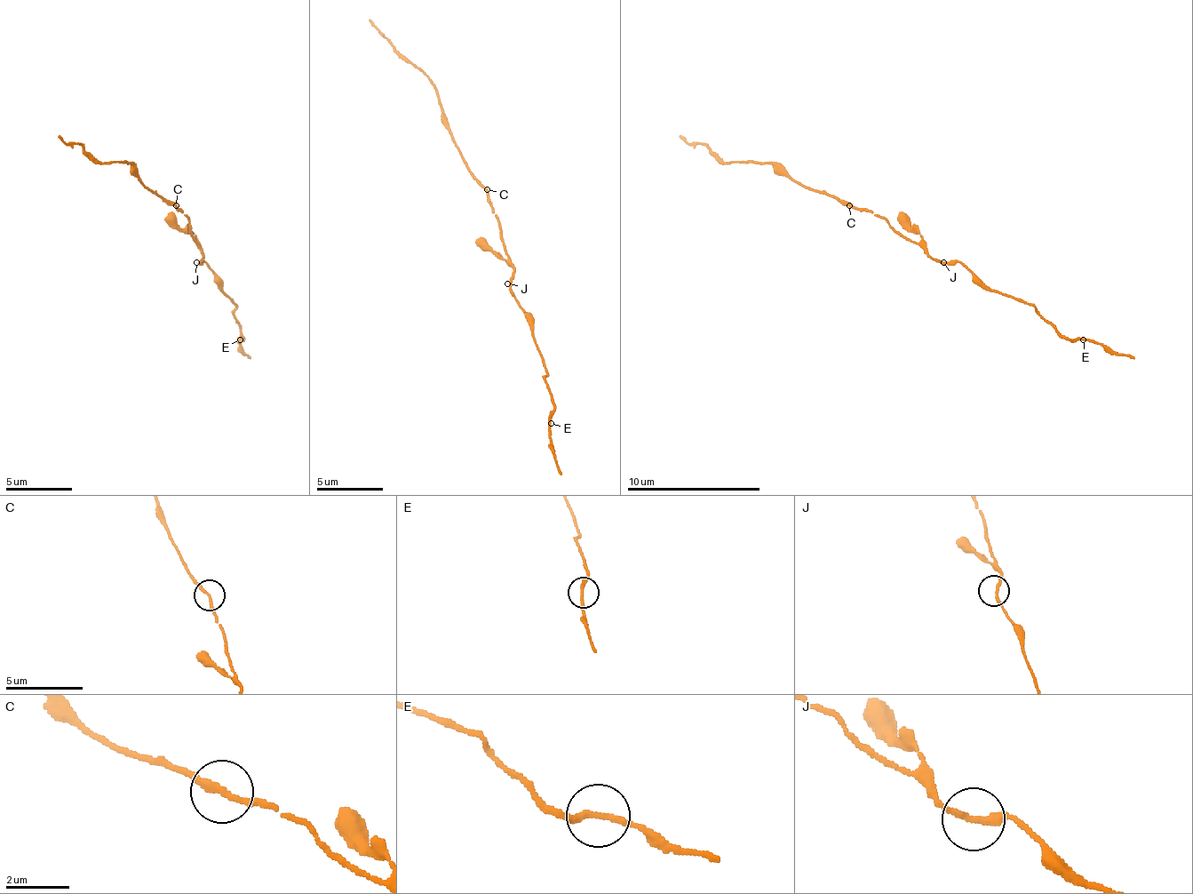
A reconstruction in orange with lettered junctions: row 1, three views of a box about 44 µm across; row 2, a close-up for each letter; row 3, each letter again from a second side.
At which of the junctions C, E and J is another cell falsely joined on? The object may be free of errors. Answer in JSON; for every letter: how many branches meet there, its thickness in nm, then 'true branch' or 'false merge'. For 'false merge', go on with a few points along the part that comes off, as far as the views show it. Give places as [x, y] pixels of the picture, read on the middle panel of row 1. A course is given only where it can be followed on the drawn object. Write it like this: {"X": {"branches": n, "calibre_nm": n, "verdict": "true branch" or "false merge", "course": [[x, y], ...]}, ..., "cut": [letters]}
{"C": {"branches": 2, "calibre_nm": 200, "verdict": "true branch"}, "E": {"branches": 2, "calibre_nm": 200, "verdict": "true branch"}, "J": {"branches": 2, "calibre_nm": 200, "verdict": "true branch"}, "cut": []}

